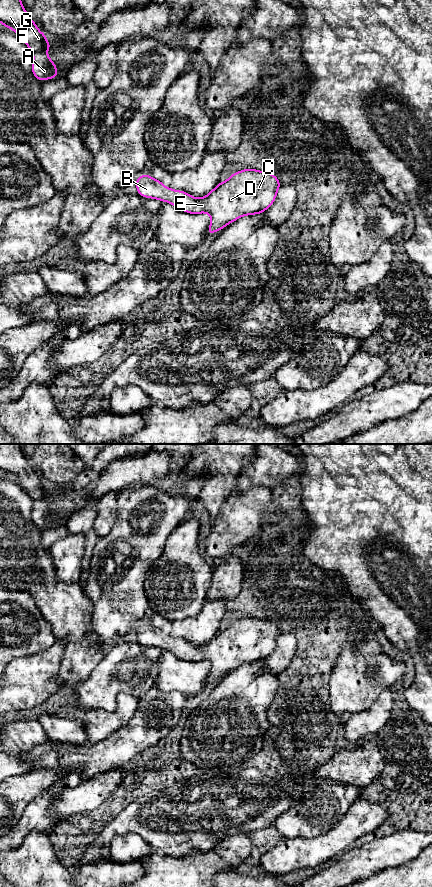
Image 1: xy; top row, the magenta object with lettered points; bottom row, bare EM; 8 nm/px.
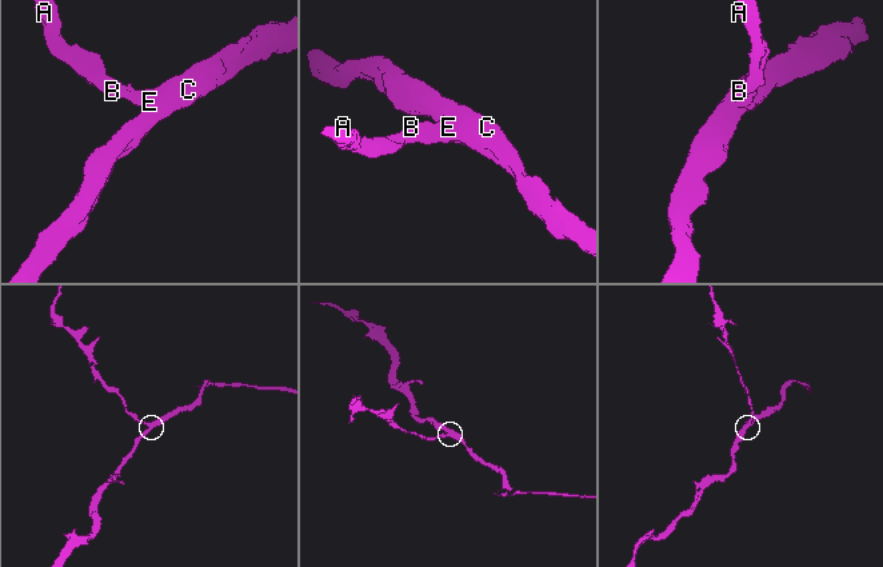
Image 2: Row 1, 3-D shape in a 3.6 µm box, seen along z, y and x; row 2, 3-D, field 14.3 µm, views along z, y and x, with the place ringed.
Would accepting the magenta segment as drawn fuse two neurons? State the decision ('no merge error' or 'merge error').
no merge error

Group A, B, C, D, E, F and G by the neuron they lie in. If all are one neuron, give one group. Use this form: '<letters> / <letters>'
A B C D E F G

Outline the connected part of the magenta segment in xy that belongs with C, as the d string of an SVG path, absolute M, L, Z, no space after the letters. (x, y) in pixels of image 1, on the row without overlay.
M257 617L233 621L202 646L166 635L148 622L139 624L135 633L137 642L142 645L168 650L189 662L208 661L211 671L207 683L222 678L243 664L263 661L274 651L281 635L275 623Z

